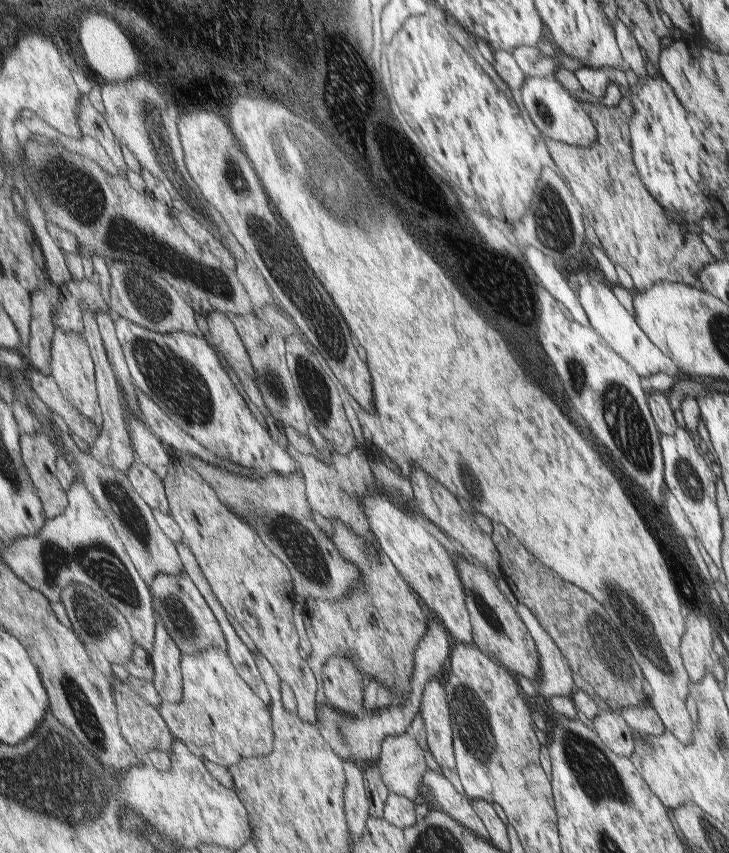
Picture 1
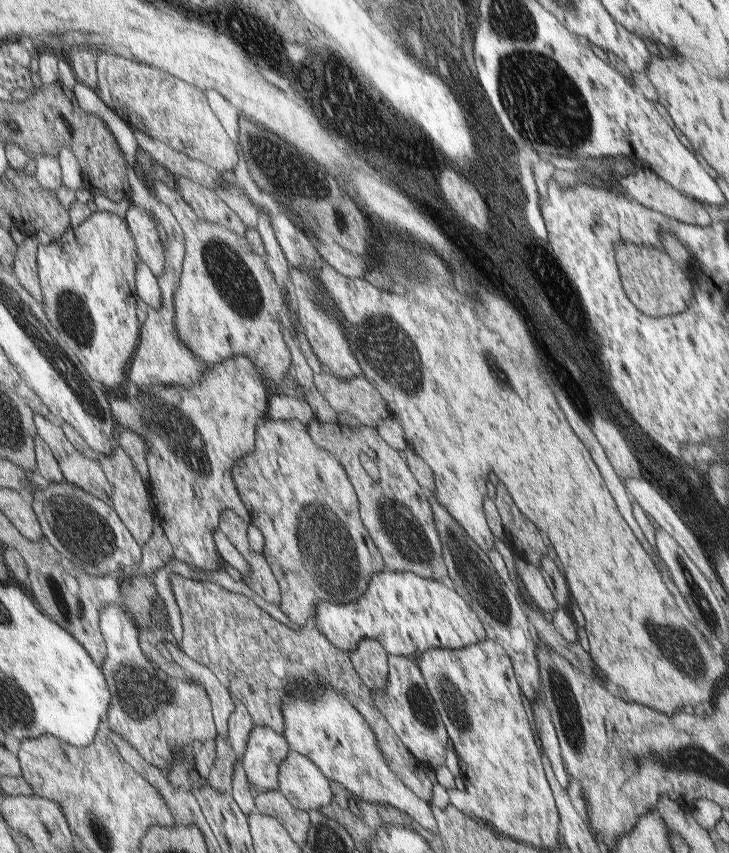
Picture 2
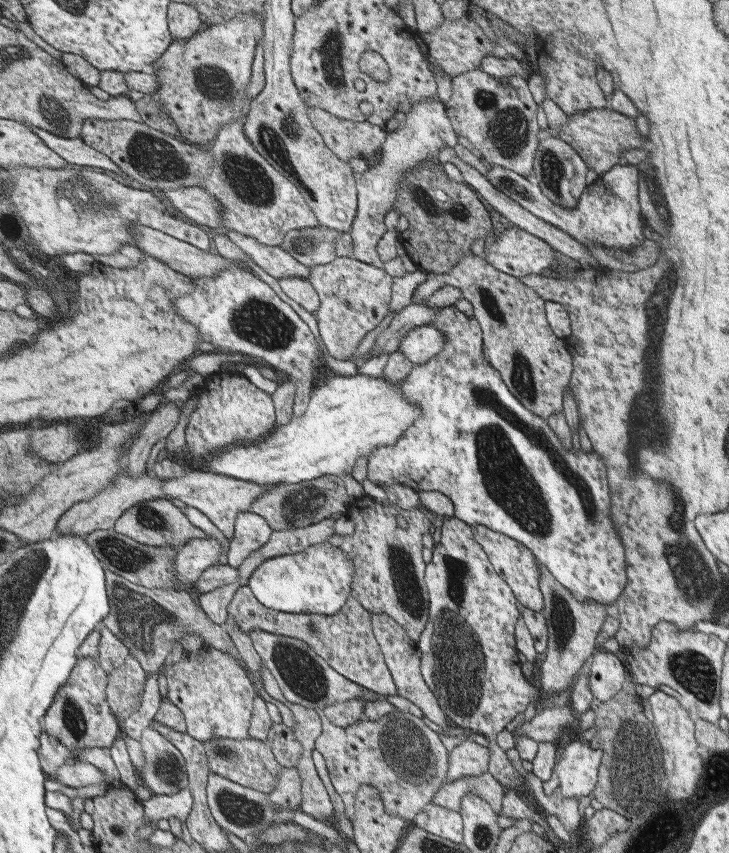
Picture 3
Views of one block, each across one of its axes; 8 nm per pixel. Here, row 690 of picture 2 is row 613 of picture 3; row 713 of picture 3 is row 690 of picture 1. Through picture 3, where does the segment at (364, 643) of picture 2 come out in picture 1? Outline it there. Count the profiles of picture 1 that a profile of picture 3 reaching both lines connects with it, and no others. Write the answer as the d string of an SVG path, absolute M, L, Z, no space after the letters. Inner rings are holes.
M438 678L430 680L422 693L420 716L426 728L426 742L441 768L456 768L452 722L446 692Z

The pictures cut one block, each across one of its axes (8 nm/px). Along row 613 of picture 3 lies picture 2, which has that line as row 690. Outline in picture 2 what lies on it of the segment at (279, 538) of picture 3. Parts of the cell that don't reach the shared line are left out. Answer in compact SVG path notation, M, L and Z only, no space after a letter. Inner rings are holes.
M171 642L168 646L172 650L172 658L190 675L190 680L205 687L213 702L211 707L218 733L222 738L228 738L230 736L230 720L232 720L232 716L237 709L235 697L230 689L224 686L214 670L200 664L188 653L185 653L184 649L181 650Z

